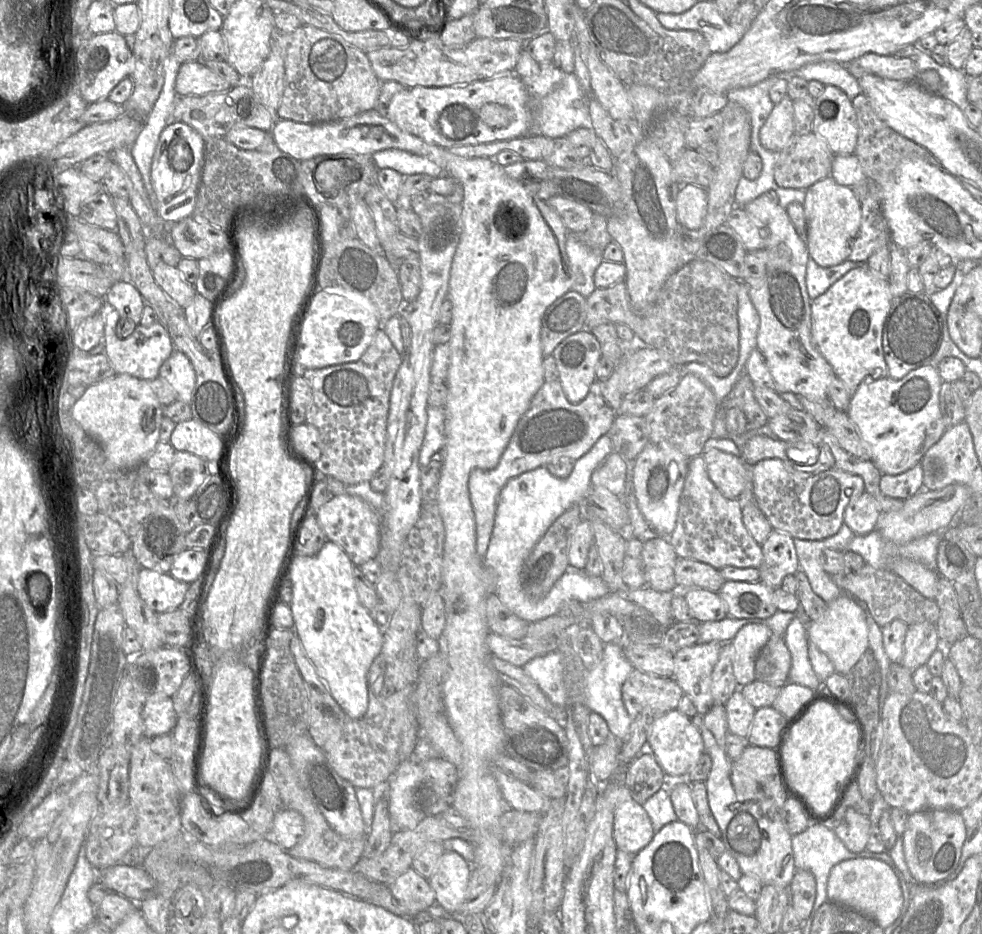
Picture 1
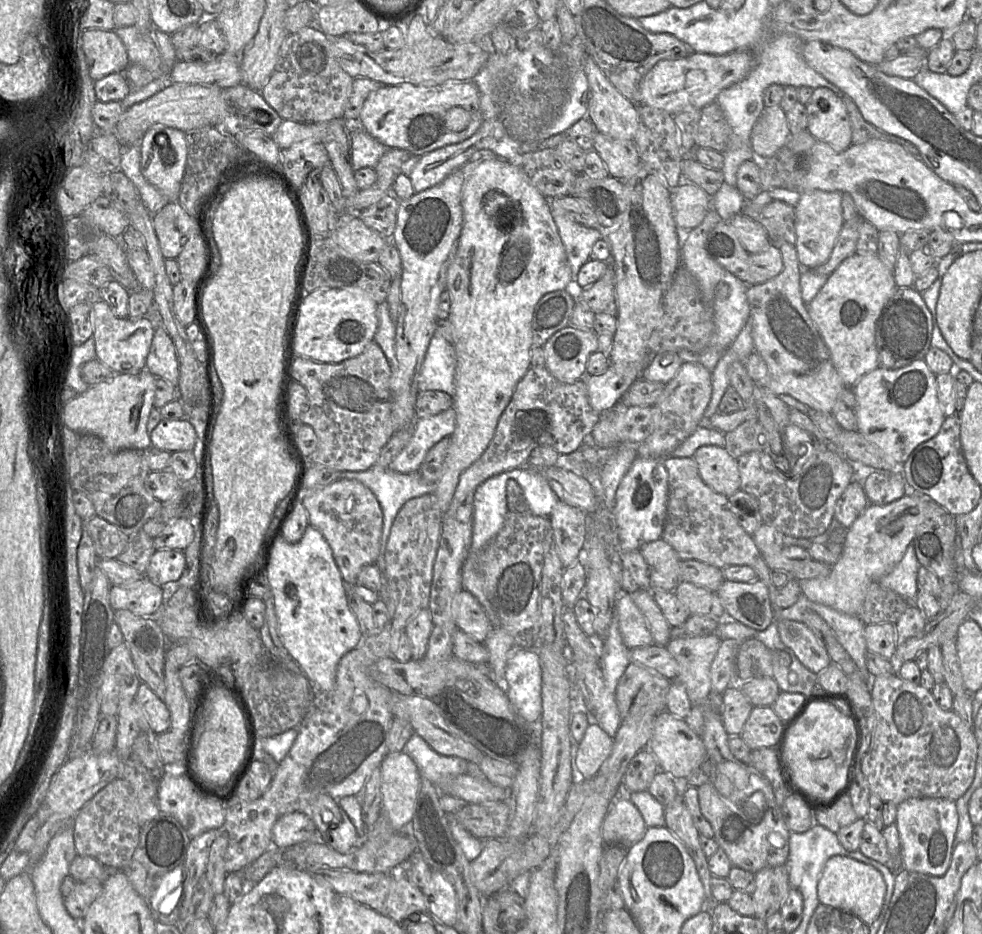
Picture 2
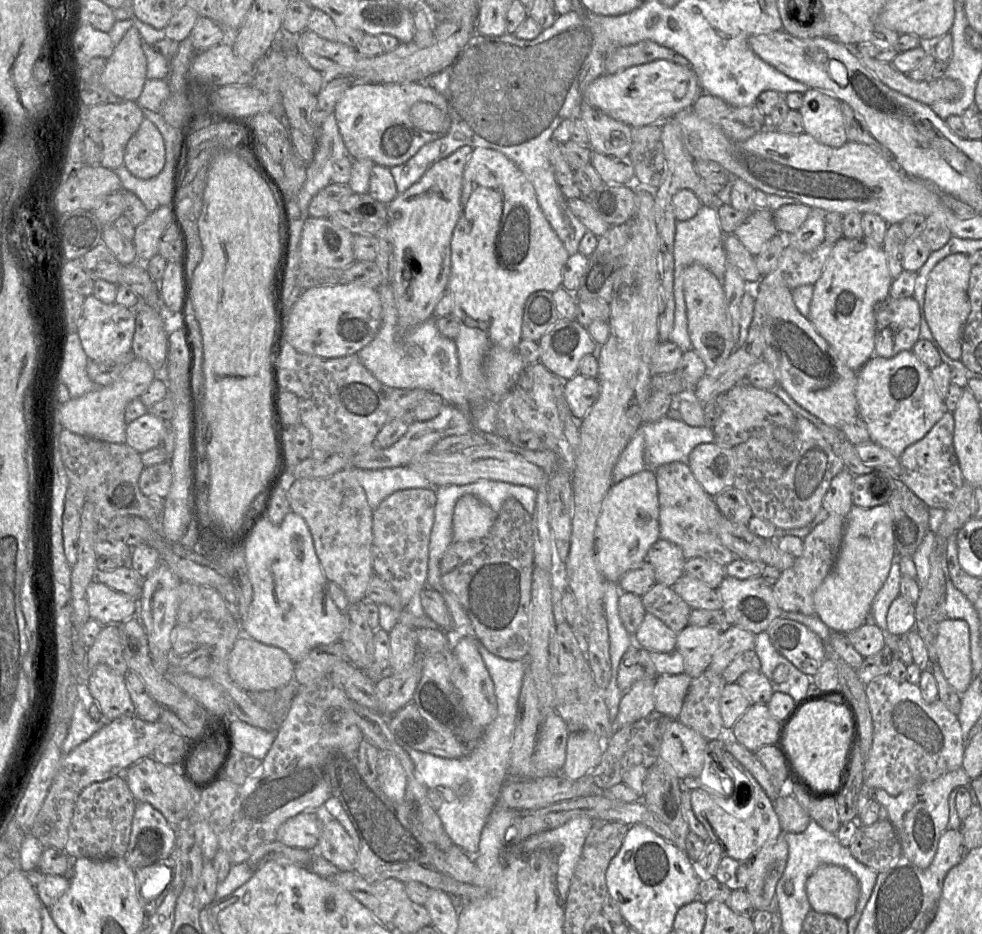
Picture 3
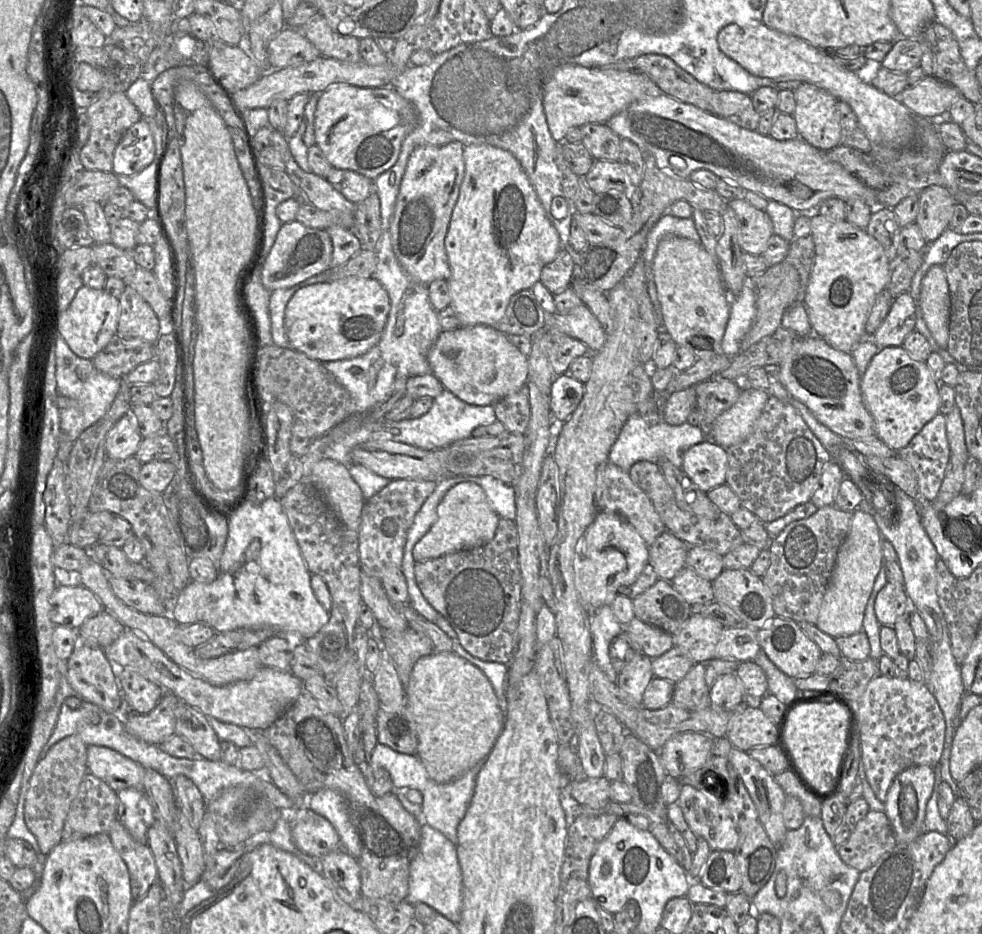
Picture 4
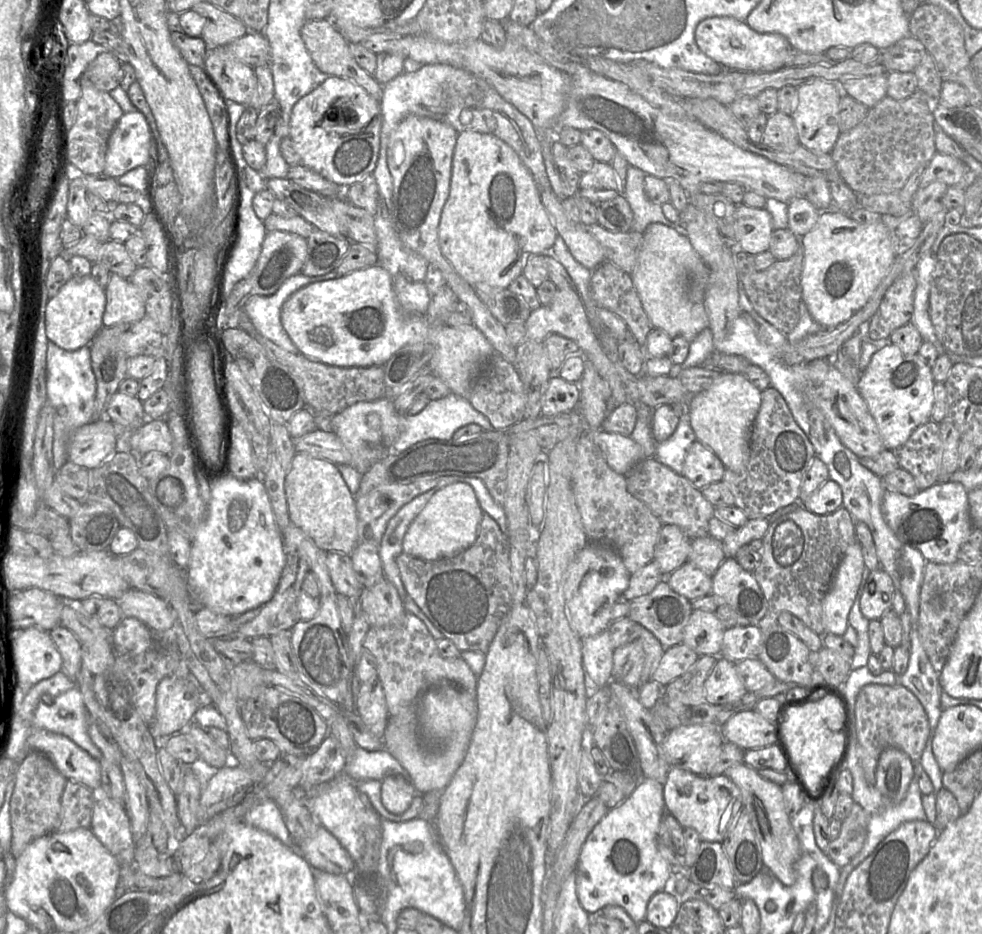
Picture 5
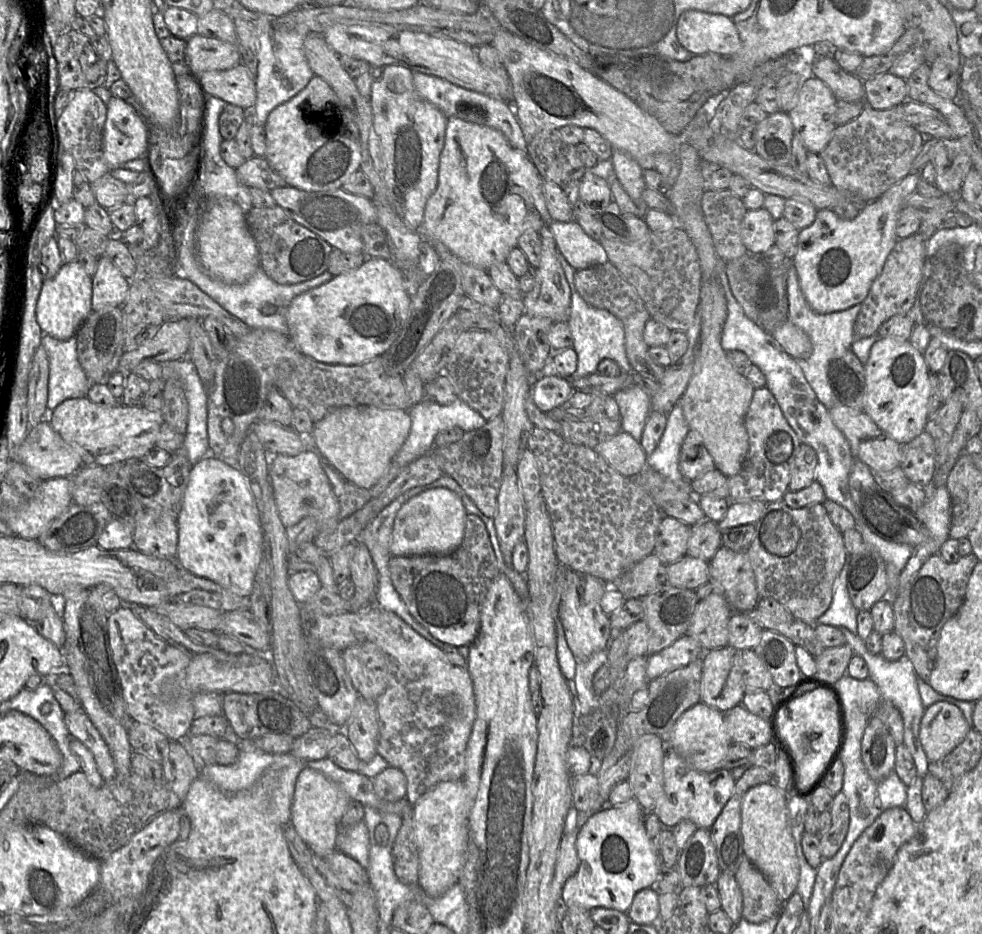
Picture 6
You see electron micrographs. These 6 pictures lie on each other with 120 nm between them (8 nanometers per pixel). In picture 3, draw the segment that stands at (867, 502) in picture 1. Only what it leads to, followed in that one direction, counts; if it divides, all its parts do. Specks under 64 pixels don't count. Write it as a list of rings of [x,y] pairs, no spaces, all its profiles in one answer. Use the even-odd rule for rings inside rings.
[[[844,469],[838,473],[822,500],[822,509],[828,513],[838,514],[844,518],[848,515],[852,504],[852,487],[854,475]]]

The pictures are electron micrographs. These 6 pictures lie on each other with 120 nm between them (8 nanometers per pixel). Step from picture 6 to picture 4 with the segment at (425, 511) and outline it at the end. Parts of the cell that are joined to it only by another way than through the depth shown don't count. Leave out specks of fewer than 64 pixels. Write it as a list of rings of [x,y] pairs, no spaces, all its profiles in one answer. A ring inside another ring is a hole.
[[[457,483],[437,507],[437,518],[412,550],[416,562],[470,549],[489,542],[495,535],[499,516],[491,508],[483,489],[475,483]]]

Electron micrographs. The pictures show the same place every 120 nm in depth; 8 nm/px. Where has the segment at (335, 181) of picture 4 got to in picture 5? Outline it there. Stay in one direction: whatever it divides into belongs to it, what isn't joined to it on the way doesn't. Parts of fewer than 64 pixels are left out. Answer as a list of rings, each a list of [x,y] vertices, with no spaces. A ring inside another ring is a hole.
[[[303,165],[290,166],[286,178],[321,195],[345,198],[347,187],[342,187]]]

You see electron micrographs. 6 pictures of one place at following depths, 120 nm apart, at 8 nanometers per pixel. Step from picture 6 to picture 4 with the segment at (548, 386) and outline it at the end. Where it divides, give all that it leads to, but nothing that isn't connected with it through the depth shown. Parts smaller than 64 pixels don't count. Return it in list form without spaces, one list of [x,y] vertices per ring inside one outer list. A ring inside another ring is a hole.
[[[569,374],[556,375],[551,387],[549,408],[552,416],[561,422],[570,418],[584,394],[584,383]]]

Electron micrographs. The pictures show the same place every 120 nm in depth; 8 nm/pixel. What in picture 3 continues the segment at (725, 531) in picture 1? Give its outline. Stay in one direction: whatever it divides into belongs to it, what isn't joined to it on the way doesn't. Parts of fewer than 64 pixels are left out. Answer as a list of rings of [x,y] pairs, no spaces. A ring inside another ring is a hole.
[[[671,462],[655,470],[659,500],[660,538],[677,545],[686,560],[701,557],[726,566],[738,557],[726,548],[710,528],[705,514],[714,498],[709,496],[693,476],[686,463]]]

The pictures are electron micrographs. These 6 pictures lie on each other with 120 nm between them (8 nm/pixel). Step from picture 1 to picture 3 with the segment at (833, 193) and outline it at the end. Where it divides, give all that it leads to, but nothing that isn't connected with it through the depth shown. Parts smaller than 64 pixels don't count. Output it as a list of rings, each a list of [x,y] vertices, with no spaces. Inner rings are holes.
[[[811,208],[802,225],[786,236],[786,242],[800,252],[814,251],[825,238],[825,215],[822,209]]]

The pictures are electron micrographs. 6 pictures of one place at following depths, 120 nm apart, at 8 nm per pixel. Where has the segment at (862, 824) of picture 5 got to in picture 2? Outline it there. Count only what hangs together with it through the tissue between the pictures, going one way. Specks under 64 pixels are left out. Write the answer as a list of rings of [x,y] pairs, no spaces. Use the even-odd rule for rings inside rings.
[[[866,822],[864,825],[858,850],[893,872],[900,870],[902,860],[893,859],[888,852],[882,831],[875,828],[870,822]]]

